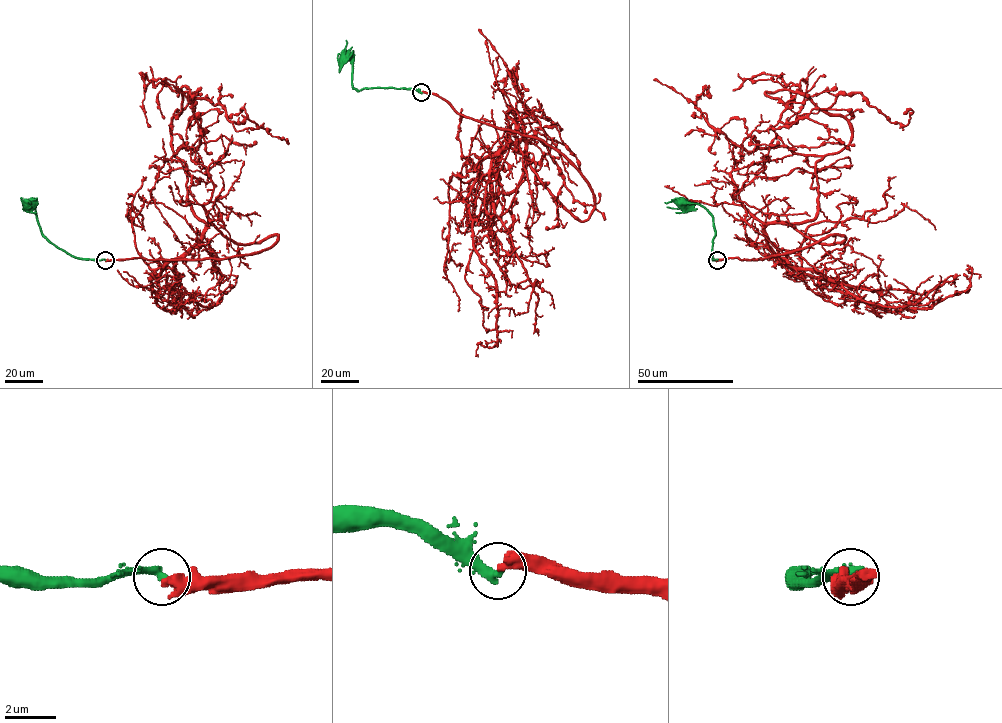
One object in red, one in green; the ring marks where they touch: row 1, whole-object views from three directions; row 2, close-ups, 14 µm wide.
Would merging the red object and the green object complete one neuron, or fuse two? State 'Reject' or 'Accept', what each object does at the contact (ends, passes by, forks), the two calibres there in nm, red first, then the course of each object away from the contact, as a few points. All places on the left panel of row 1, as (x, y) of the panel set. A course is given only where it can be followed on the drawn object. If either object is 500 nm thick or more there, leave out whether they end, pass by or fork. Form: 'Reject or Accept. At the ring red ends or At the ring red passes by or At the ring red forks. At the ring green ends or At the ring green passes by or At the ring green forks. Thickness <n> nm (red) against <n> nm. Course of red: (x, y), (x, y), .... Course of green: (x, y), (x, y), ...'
Reject. At the ring red ends. At the ring green ends. Thickness 460 nm (red) against 360 nm. Course of red: (105, 260), (231, 258), (276, 241), (237, 244), (195, 214), (187, 166), (171, 143), (180, 90), (288, 143). Course of green: (105, 260), (81, 259), (54, 245), (42, 233), (35, 203), (29, 204)

